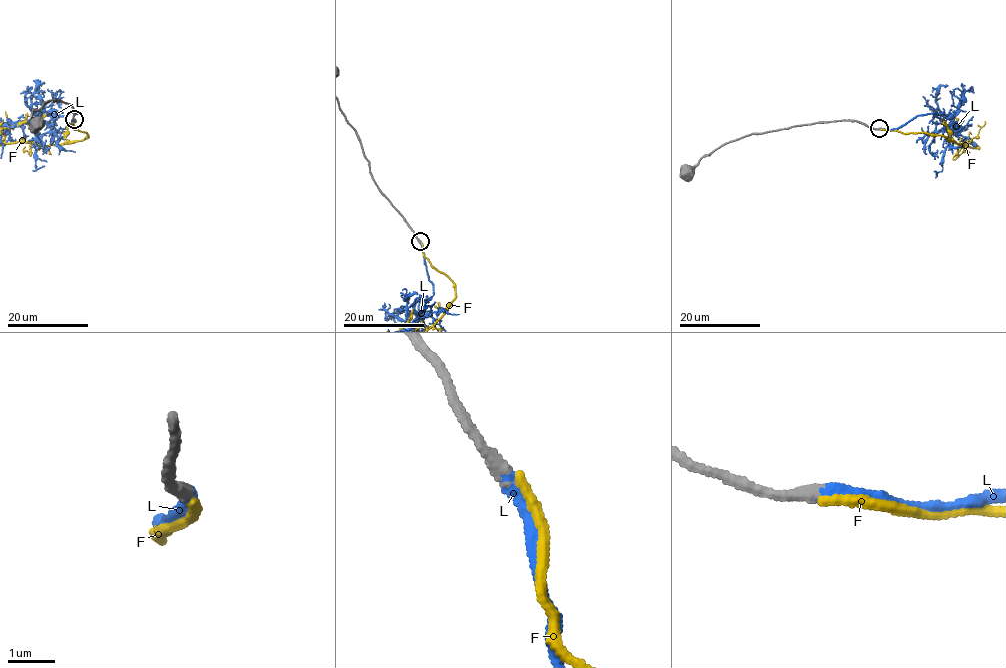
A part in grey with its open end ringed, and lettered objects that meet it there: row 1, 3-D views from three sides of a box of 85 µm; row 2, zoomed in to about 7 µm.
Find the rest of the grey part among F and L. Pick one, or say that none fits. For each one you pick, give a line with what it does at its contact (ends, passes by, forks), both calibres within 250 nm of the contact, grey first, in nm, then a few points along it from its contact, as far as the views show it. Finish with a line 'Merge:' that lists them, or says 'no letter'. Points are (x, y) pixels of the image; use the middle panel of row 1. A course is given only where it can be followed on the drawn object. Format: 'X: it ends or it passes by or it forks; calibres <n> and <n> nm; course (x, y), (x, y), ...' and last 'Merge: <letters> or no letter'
L: it ends; calibres 300 and 280 nm
Merge: L

